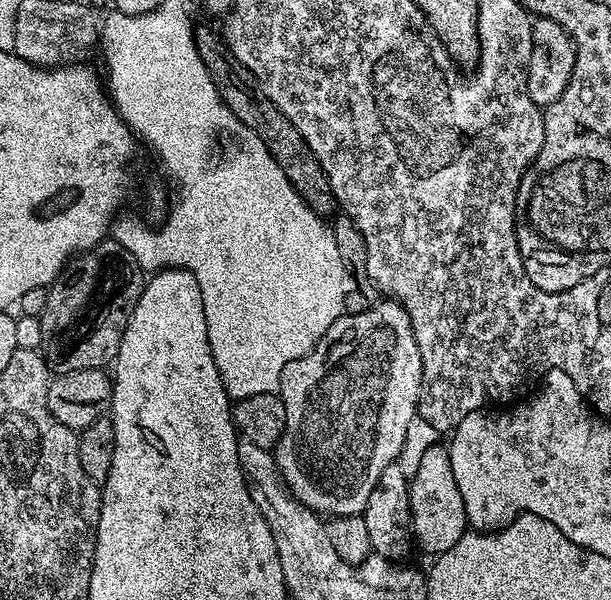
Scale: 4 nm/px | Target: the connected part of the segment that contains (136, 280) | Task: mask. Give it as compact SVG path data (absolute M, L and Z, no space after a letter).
M105 238L93 248L72 257L48 285L46 306L39 317L42 355L57 373L91 368L107 369L115 361L126 322L144 292L146 274L130 250Z

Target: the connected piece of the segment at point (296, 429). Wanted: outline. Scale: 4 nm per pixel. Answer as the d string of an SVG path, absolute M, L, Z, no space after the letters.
M380 298L370 310L350 312L338 317L328 327L326 334L322 334L322 338L305 356L290 362L280 371L278 395L284 407L284 429L280 431L280 436L276 439L274 455L276 466L284 479L284 485L291 490L295 500L324 518L361 515L370 500L370 494L378 486L383 470L386 466L399 461L400 451L406 442L406 430L410 430L410 422L417 419L418 416L416 407L421 386L422 354L418 354L418 342L414 338L414 330L410 326L410 314L406 314L406 310L395 298Z

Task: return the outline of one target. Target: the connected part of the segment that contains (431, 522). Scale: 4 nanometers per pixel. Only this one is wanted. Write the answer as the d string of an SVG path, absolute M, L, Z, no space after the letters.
M443 443L430 446L430 450L422 454L422 462L418 462L418 470L410 480L408 509L411 512L411 533L424 552L439 554L450 550L458 538L469 531L466 506L462 502L462 494L458 494L458 482L454 482L454 470Z

